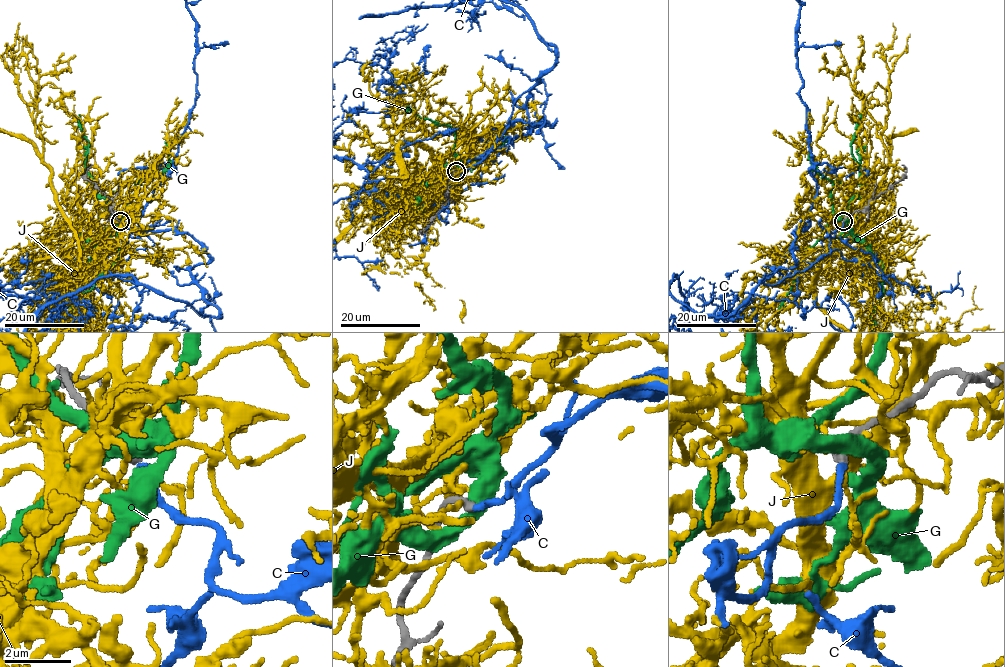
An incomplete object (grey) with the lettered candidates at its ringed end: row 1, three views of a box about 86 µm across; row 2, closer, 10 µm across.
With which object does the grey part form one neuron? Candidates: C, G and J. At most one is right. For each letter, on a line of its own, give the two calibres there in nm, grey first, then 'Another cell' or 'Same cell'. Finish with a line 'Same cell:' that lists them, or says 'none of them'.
C: Thickness 240 nm (grey) against 190 nm. Same cell
G: Thickness 240 nm (grey) against 440 nm. Another cell
J: Thickness 280 nm (grey) against 150 nm. Another cell
Same cell: C

